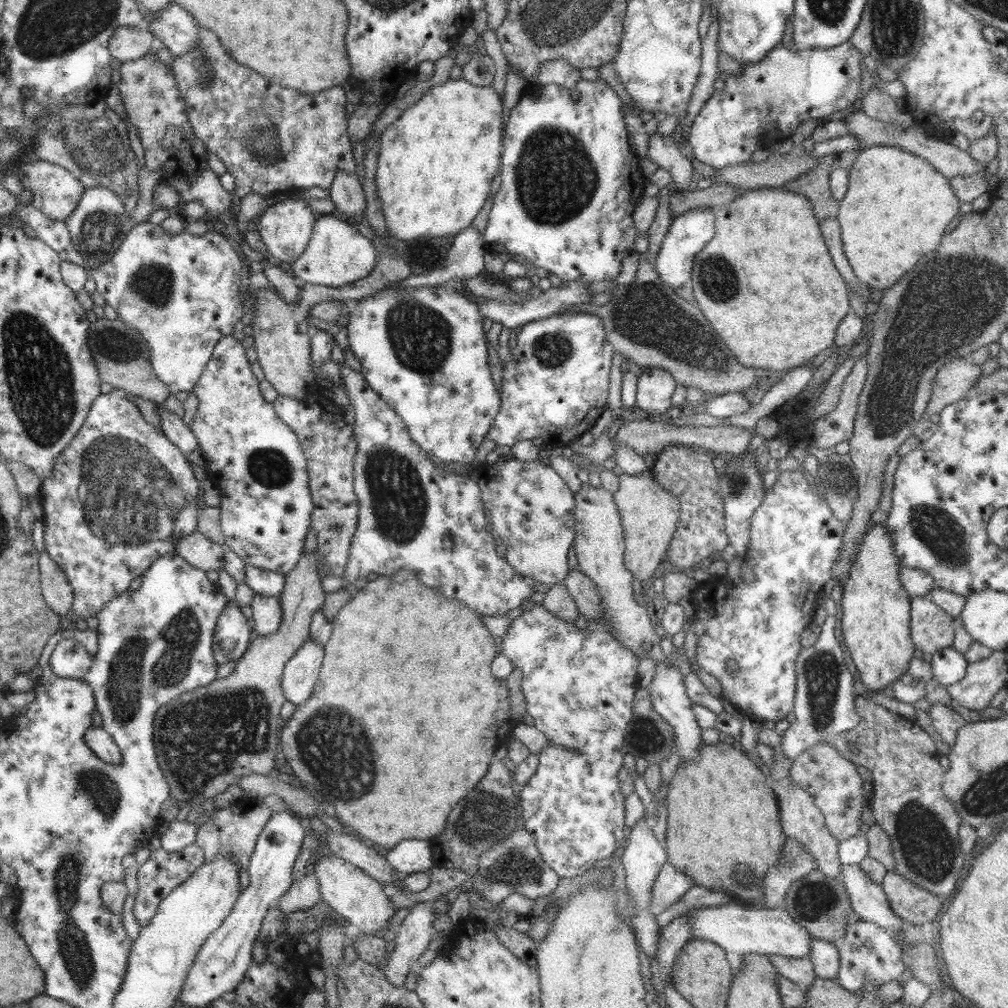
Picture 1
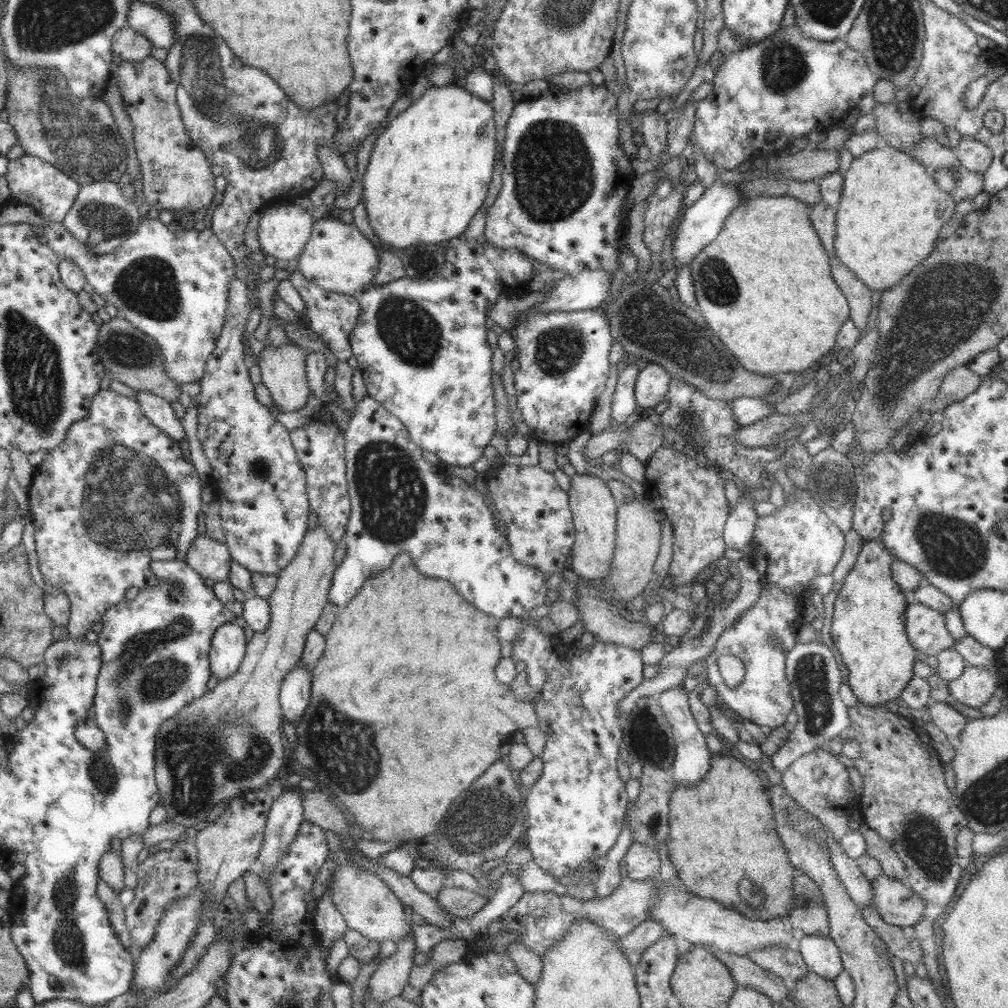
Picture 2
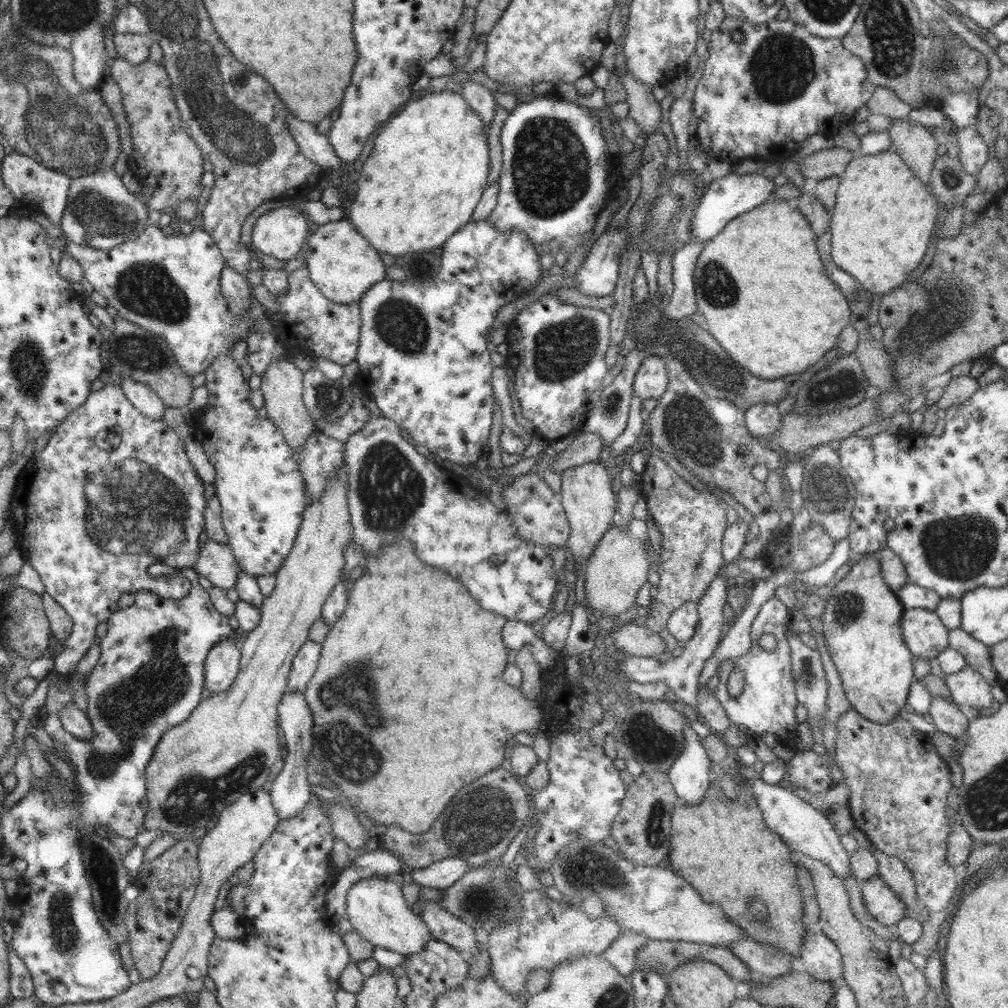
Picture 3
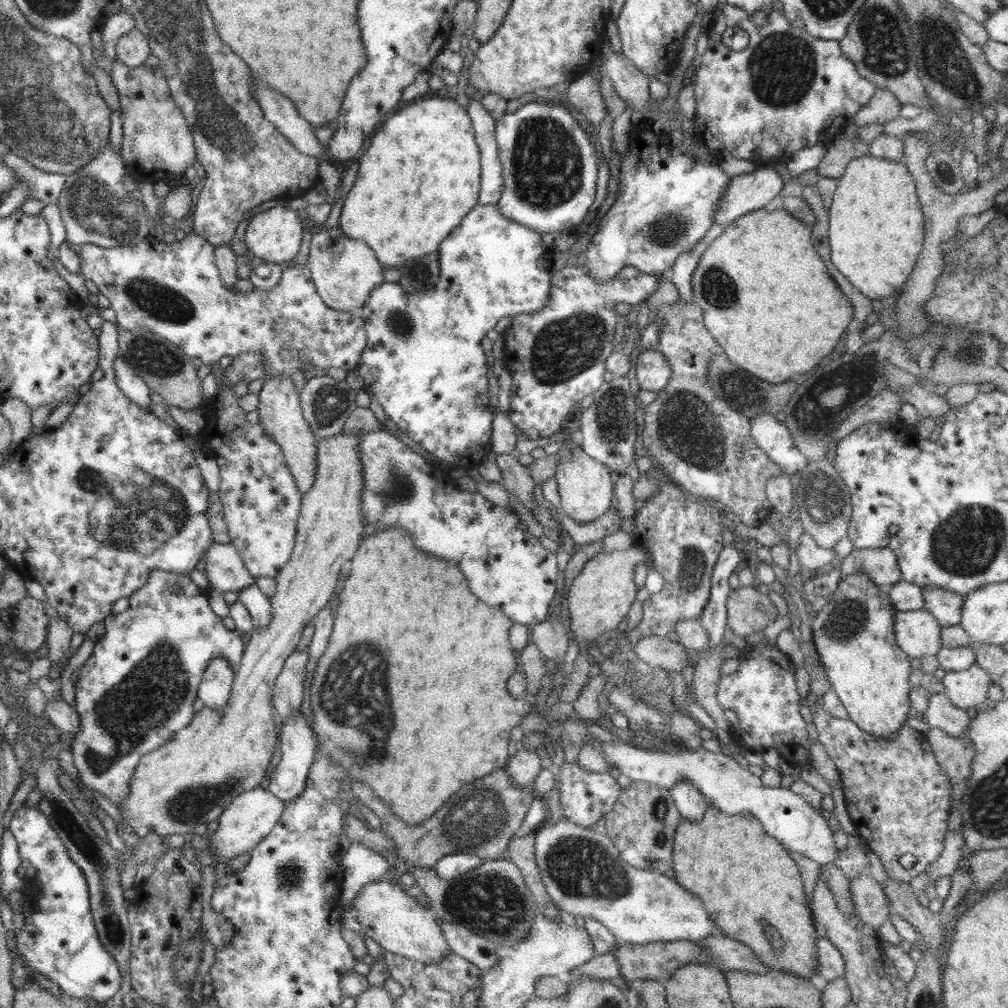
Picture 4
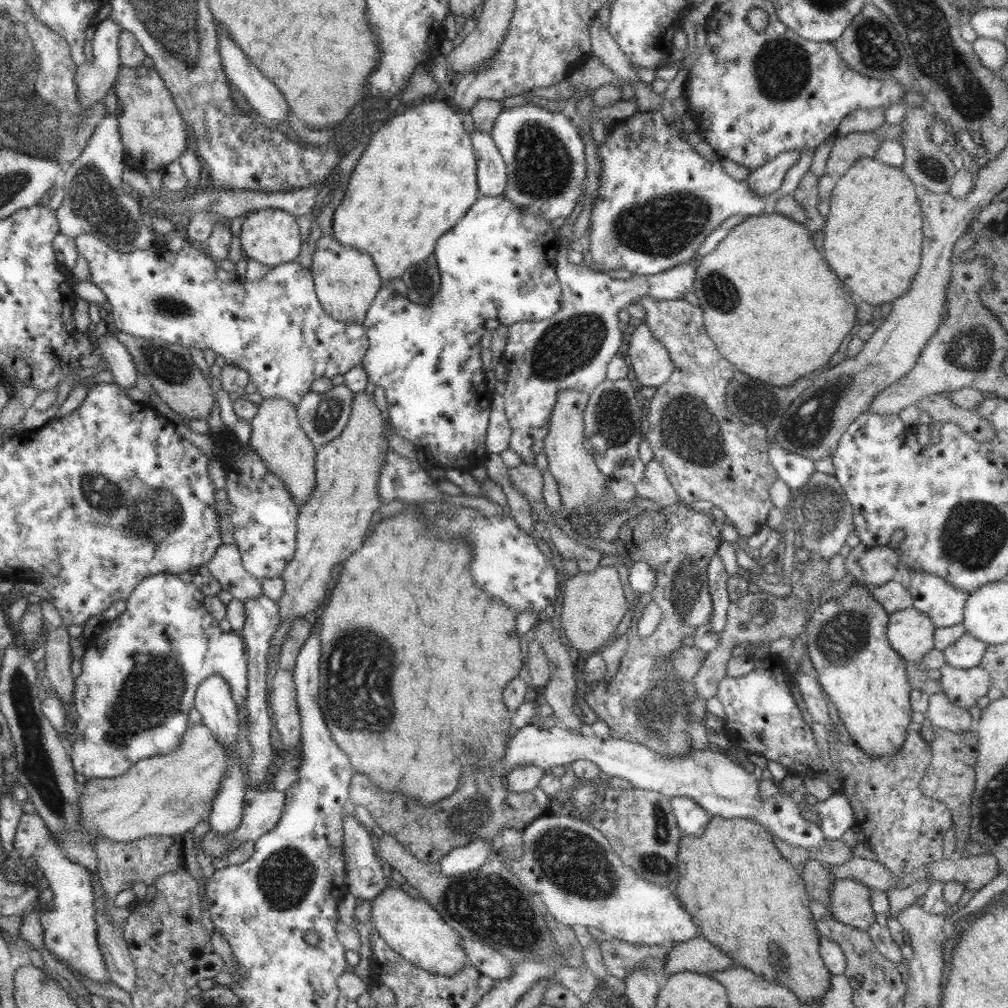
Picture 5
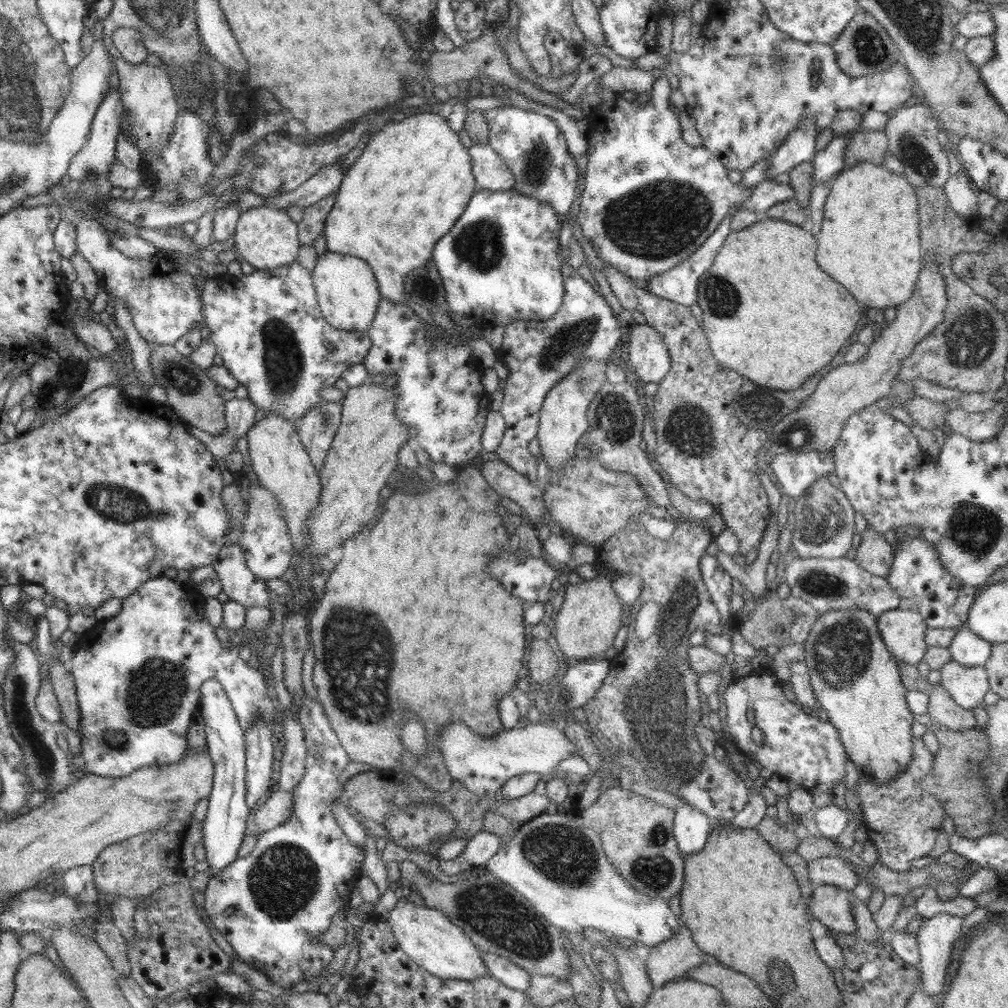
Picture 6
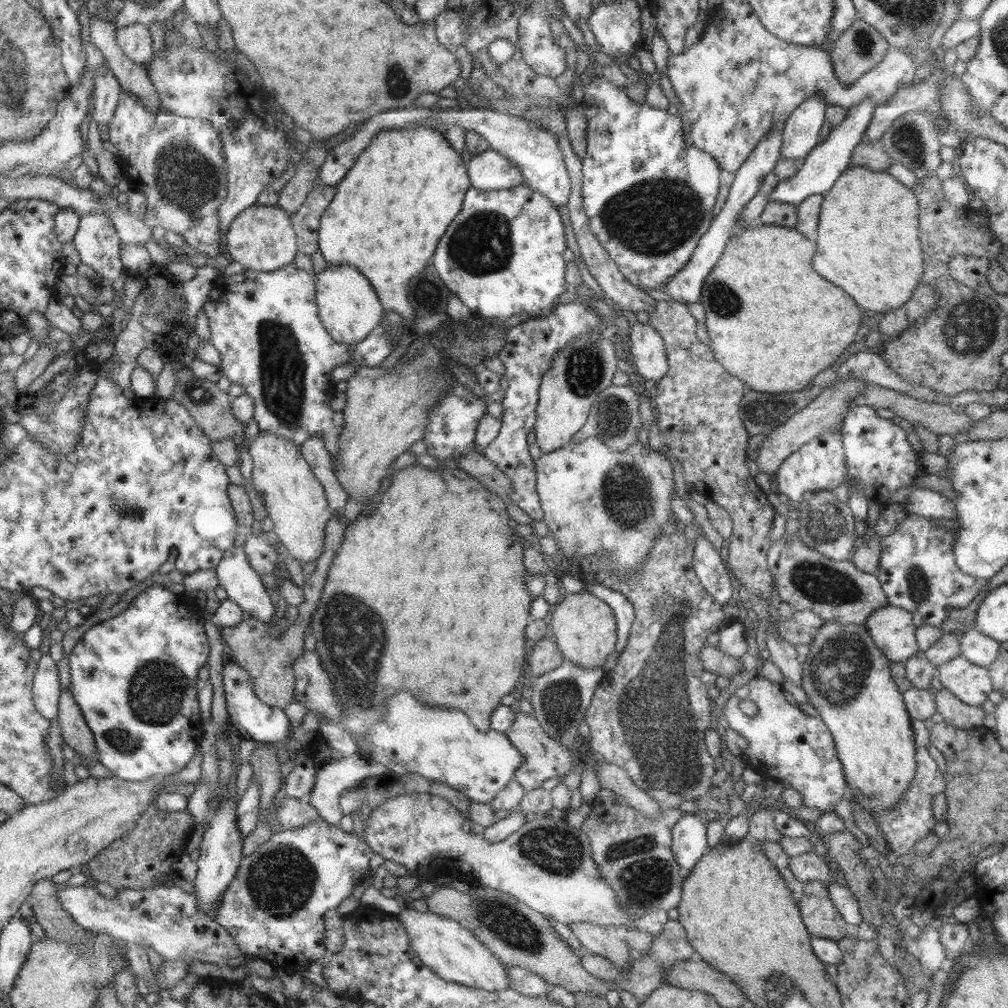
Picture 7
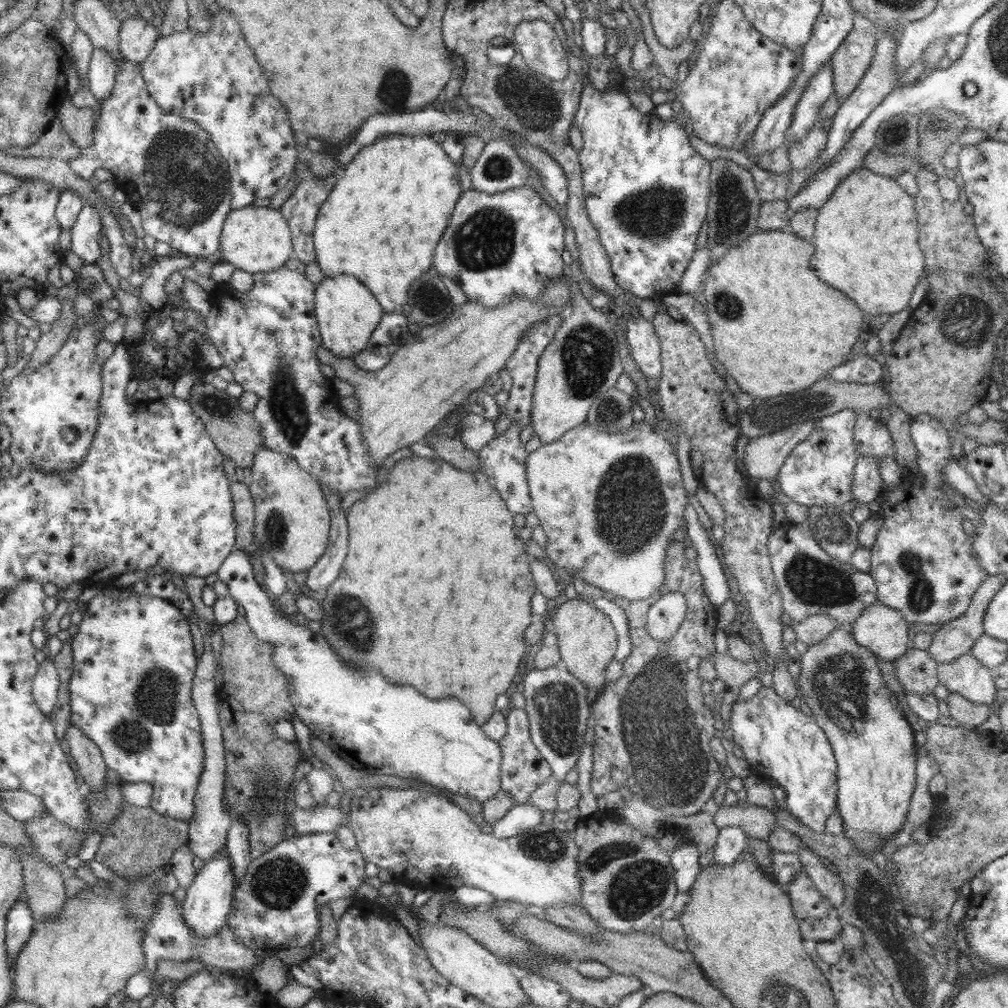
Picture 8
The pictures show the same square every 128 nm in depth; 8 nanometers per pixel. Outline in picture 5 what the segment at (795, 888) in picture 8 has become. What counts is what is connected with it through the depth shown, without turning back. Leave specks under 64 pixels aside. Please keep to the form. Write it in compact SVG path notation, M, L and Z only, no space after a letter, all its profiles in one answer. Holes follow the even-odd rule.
M836 879L829 890L826 905L833 917L842 924L867 931L876 920L870 904L870 896L876 891L852 879Z

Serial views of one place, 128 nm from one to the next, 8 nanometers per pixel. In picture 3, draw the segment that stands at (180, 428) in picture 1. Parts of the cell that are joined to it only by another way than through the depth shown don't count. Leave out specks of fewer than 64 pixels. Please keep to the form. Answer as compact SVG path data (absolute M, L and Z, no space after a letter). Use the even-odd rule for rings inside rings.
M122 378L121 389L126 398L143 414L154 420L162 421L164 409L167 407L160 397L148 386L142 383Z

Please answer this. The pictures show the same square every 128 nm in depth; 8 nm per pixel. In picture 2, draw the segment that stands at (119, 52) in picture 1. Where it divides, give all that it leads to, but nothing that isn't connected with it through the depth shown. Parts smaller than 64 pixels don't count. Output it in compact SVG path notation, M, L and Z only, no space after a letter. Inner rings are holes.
M126 27L117 30L111 38L111 50L122 60L138 62L148 58L153 45L142 33Z

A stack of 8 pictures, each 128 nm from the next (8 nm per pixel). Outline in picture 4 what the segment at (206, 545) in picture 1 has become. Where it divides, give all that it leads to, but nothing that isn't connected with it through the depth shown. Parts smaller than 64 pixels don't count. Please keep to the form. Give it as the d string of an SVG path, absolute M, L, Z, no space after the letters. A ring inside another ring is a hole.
M213 541L204 558L206 577L214 589L240 593L255 584L234 545Z

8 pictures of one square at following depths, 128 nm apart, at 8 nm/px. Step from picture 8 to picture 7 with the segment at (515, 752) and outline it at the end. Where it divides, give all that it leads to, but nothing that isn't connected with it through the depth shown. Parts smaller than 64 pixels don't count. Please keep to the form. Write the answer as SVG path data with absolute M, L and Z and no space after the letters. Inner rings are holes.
M518 712L514 724L505 733L508 740L525 756L523 763L516 769L513 776L513 779L517 780L522 788L525 788L525 792L542 787L545 780L549 778L559 777L562 779L566 774L579 770L580 762L576 755L572 755L572 750L561 746L552 737L548 737L532 715Z

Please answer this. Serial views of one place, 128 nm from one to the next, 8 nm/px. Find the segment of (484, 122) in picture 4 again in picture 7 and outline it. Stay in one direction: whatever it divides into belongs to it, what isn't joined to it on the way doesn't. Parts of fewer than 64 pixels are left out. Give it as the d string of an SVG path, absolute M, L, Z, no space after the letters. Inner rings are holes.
M490 148L472 155L467 172L471 186L480 190L504 190L525 182L512 162Z

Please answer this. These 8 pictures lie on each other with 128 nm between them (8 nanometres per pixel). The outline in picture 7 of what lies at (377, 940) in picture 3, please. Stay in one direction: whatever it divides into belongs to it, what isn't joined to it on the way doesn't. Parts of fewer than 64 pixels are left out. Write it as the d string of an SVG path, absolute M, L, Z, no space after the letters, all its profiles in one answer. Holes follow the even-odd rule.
M402 908L397 919L406 929L410 946L419 959L439 977L448 982L464 984L472 988L481 988L490 992L511 988L507 970L467 928L459 922L440 916L434 912L420 912L411 908Z

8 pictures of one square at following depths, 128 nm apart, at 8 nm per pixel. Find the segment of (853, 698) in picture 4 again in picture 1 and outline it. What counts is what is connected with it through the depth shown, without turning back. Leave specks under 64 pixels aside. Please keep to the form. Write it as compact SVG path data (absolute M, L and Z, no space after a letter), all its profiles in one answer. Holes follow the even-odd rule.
M884 524L874 525L864 535L841 600L843 648L856 665L859 682L877 693L888 692L893 682L907 672L916 650L910 632L910 596L900 583L900 562L893 545Z

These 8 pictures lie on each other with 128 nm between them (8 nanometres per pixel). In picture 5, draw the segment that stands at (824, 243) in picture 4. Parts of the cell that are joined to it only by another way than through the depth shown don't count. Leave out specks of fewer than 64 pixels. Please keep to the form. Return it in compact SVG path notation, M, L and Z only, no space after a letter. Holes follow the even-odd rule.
M806 172L800 180L800 184L792 193L798 204L805 210L807 222L805 224L812 238L813 246L818 252L824 252L825 218L819 213L817 204L819 201L818 178L812 172Z

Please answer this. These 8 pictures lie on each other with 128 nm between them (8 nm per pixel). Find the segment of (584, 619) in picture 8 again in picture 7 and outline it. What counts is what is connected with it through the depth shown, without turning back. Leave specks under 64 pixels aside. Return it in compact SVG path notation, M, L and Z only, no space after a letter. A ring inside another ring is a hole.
M588 590L578 594L566 594L562 602L552 609L548 620L552 625L551 635L561 654L571 663L584 669L598 669L604 666L606 657L615 651L617 625L610 605L598 599Z

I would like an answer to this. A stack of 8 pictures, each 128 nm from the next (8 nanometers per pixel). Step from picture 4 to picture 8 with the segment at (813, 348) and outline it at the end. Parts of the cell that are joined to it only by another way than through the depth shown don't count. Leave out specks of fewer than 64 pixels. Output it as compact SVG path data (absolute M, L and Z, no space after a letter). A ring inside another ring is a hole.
M757 230L750 234L750 237L742 241L738 247L728 249L728 252L712 263L706 274L703 276L703 294L706 297L707 315L711 328L711 335L715 348L715 357L726 368L727 374L738 384L742 392L752 394L755 398L768 399L780 394L790 394L790 392L798 392L810 388L814 382L818 382L820 378L824 378L832 368L840 366L842 362L846 362L846 356L849 356L854 348L854 344L860 335L862 328L863 310L856 306L854 300L850 300L846 294L834 290L832 286L828 286L826 282L822 282L820 278L814 276L814 272L810 270L810 259L815 252L813 242L806 241L797 235L791 234L787 230Z

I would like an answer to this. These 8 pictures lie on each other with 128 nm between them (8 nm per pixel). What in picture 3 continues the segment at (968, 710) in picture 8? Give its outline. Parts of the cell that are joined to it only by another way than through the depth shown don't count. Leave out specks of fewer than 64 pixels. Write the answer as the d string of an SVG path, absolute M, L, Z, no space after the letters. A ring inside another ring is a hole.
M933 697L925 716L939 732L959 740L968 729L969 722L958 707L959 705L945 698Z

